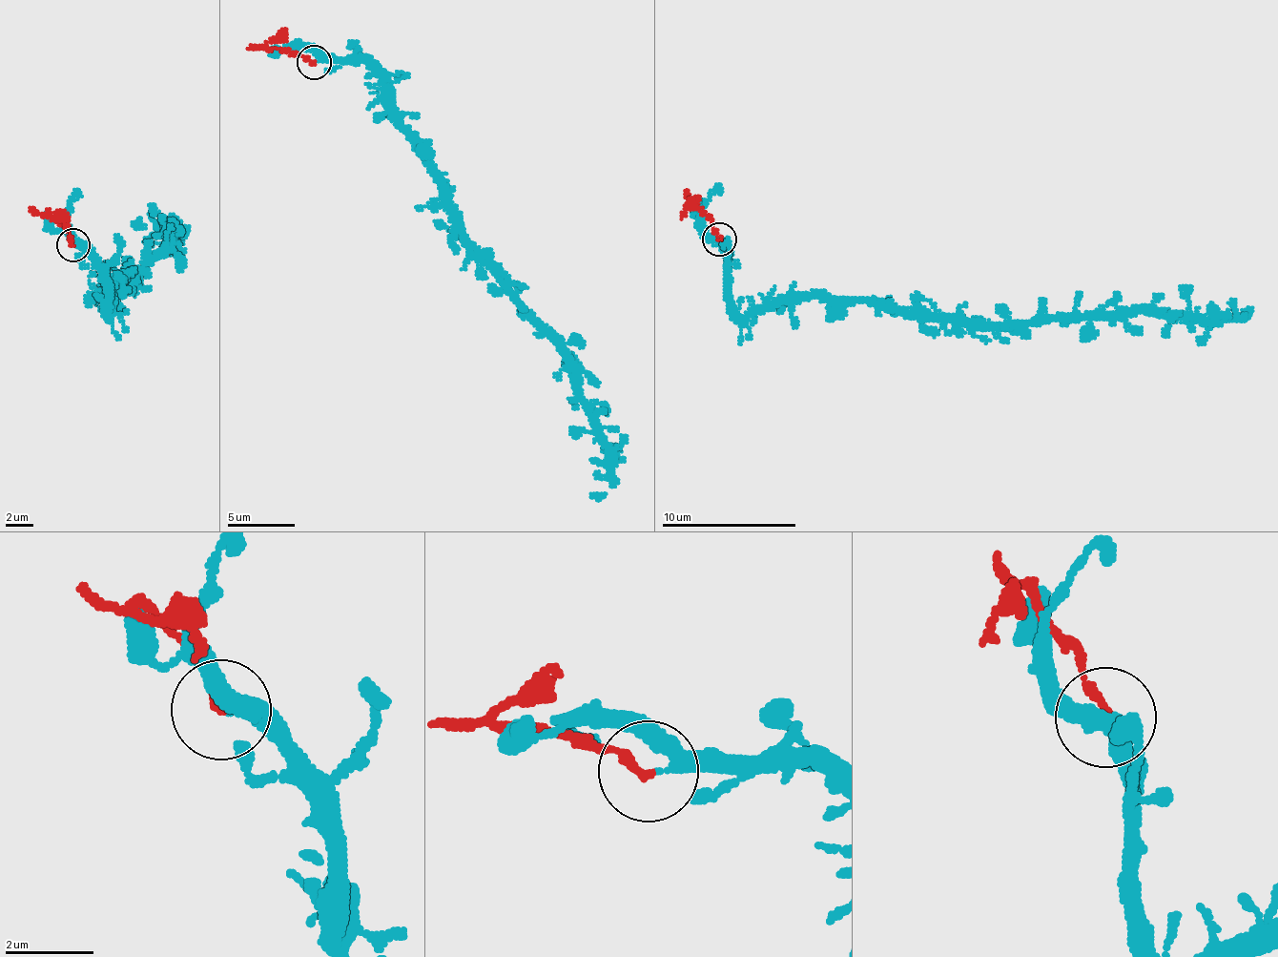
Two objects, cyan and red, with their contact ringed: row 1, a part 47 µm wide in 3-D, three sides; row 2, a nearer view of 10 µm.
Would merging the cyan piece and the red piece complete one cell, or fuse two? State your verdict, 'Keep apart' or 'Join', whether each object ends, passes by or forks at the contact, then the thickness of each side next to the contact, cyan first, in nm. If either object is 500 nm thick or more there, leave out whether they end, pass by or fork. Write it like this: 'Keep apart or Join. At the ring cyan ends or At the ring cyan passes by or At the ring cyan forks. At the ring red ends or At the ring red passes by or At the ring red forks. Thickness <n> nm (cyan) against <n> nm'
Keep apart. At the ring cyan passes by. At the ring red ends. Thickness 260 nm (cyan) against 200 nm

